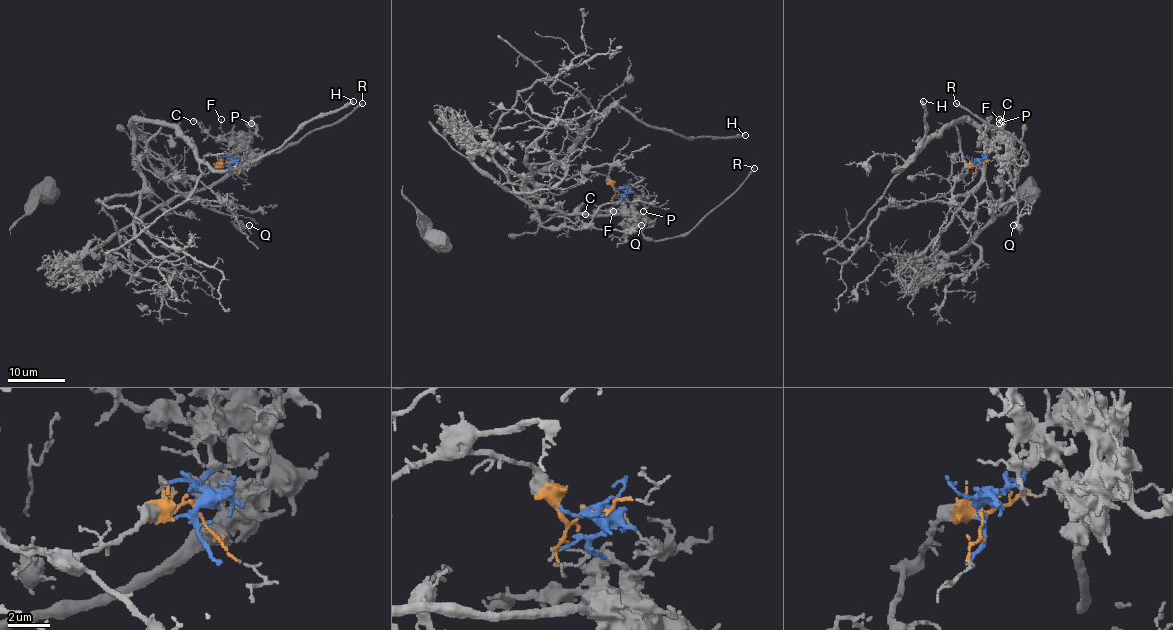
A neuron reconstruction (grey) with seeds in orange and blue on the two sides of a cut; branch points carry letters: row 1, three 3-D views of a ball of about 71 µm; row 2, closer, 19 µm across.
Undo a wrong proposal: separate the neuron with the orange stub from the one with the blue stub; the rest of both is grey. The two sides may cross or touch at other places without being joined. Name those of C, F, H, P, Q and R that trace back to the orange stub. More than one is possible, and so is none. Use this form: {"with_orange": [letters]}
{"with_orange": ["H", "Q"]}

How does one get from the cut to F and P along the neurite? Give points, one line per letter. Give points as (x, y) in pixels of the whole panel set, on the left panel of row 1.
F: (229, 164), (232, 146), (221, 129), (221, 119)
P: (229, 164), (232, 161), (229, 158), (256, 129), (251, 123)

